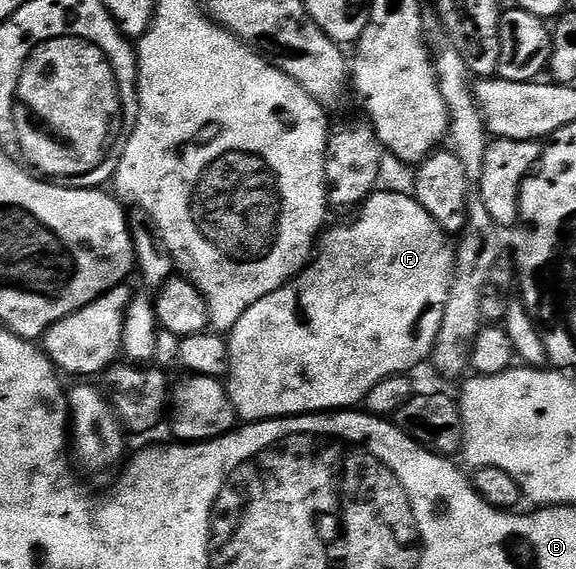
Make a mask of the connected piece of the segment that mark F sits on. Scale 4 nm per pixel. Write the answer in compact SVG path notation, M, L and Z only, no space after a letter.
M378 190L371 193L364 204L356 209L354 216L357 217L350 224L341 224L338 228L330 227L322 231L315 248L315 255L300 274L294 276L279 290L259 298L259 302L255 302L255 306L247 309L243 318L235 322L233 331L227 336L229 345L227 391L229 401L242 421L274 420L280 416L304 416L356 409L364 401L371 386L375 386L375 382L383 382L383 378L412 373L412 368L419 367L424 360L426 363L432 357L439 326L443 326L443 310L447 306L447 294L453 285L455 248L453 252L452 246L449 245L450 237L437 225L435 218L431 218L431 214L423 210L416 196L408 191L405 192Z

